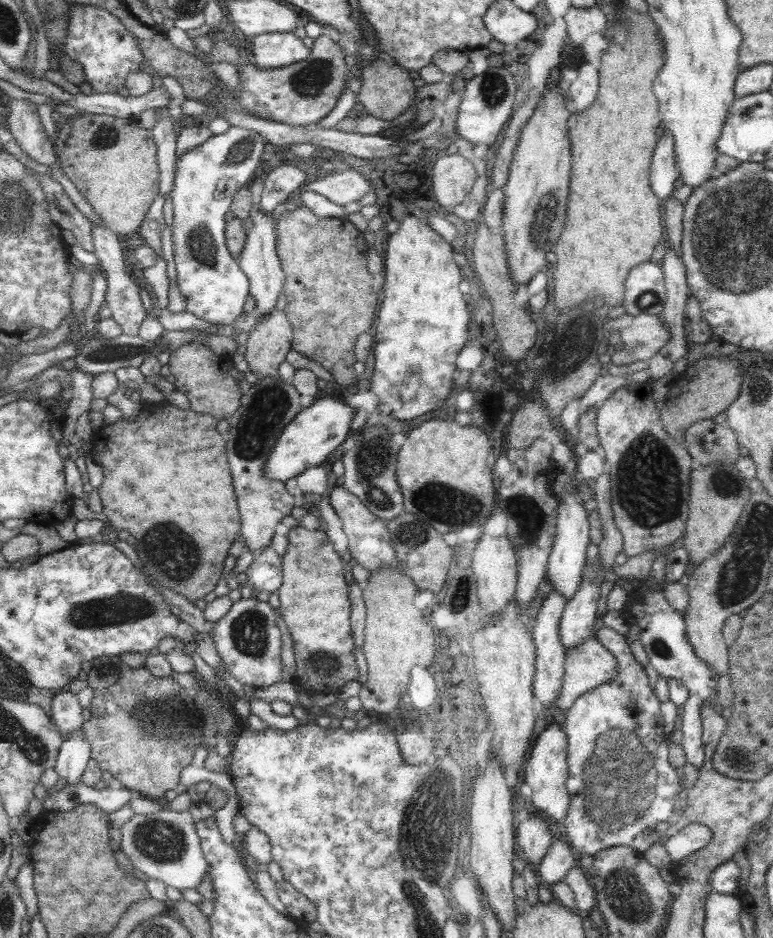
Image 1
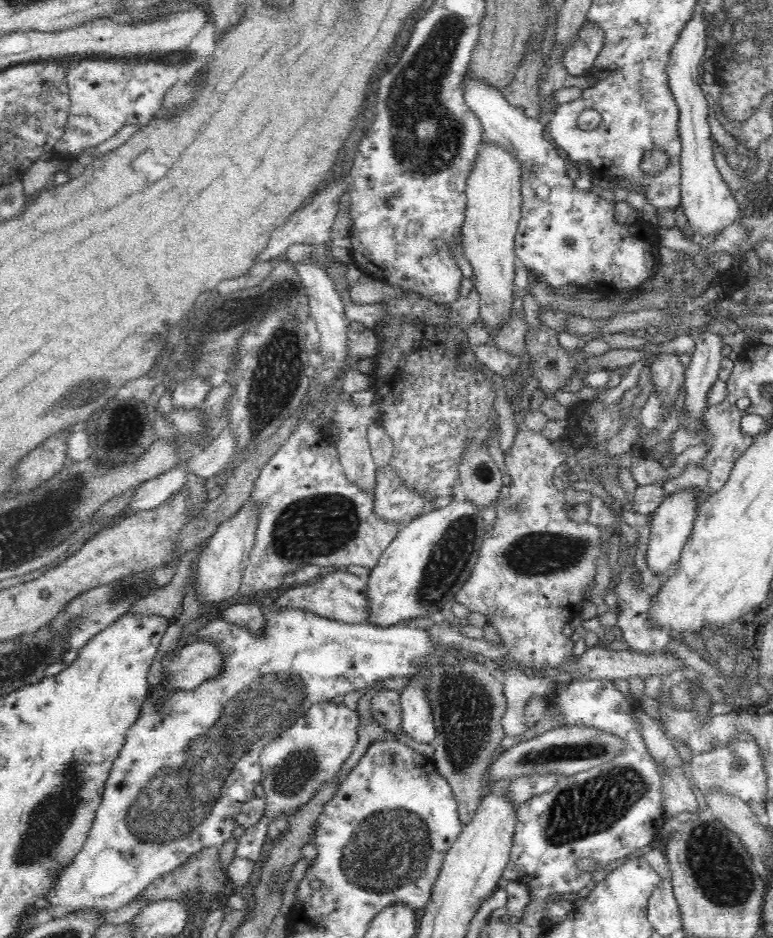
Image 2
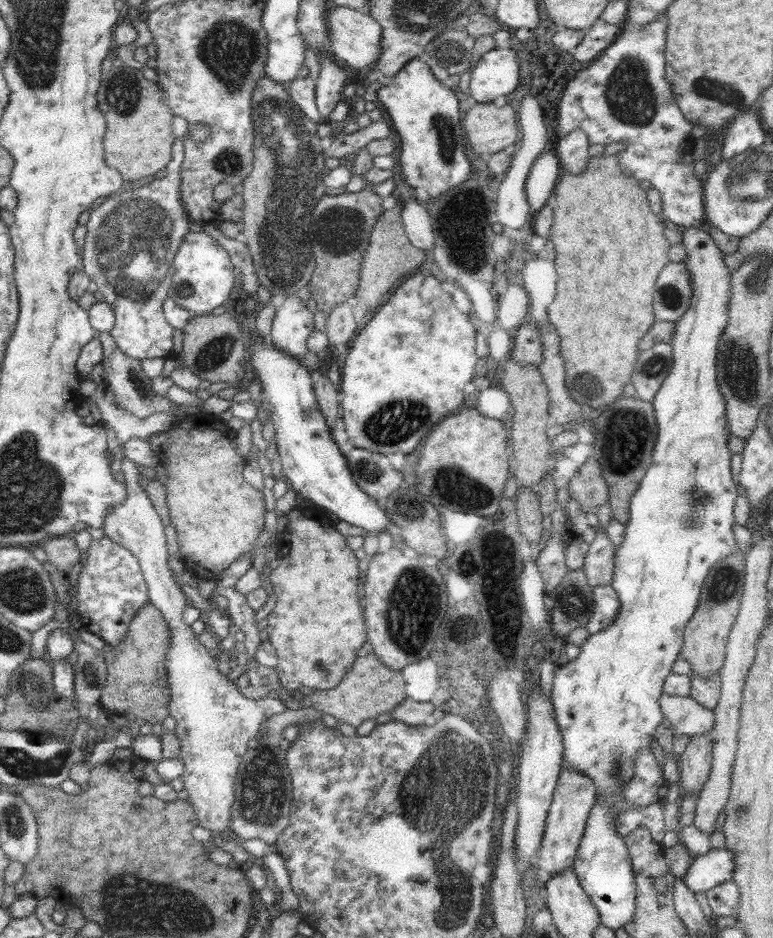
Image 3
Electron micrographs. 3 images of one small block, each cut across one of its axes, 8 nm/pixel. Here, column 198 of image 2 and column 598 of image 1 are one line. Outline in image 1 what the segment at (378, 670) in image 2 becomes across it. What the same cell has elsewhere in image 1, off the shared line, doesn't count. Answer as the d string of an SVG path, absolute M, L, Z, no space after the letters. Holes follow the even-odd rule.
M602 624L594 637L616 657L616 660L618 661L618 672L615 679L604 684L599 684L596 688L584 692L584 694L581 694L575 700L575 703L572 704L570 709L564 711L565 718L563 719L561 729L564 730L565 735L567 736L568 751L568 778L566 779L565 787L570 795L570 808L568 808L568 814L566 814L564 824L566 827L566 842L578 857L583 855L594 856L598 852L602 852L604 848L612 848L616 846L631 847L643 854L654 844L660 844L665 841L665 838L660 837L660 834L656 832L656 824L671 822L676 818L674 814L674 805L678 803L678 800L680 800L679 797L685 793L685 790L683 789L683 783L680 782L680 777L676 773L675 768L669 763L668 738L664 733L663 716L660 711L661 701L648 685L646 669L644 669L644 667L636 661L634 655L632 655L632 651L630 651L630 647L628 647L624 635L620 635L612 628ZM648 829L653 829L651 835L648 835Z

